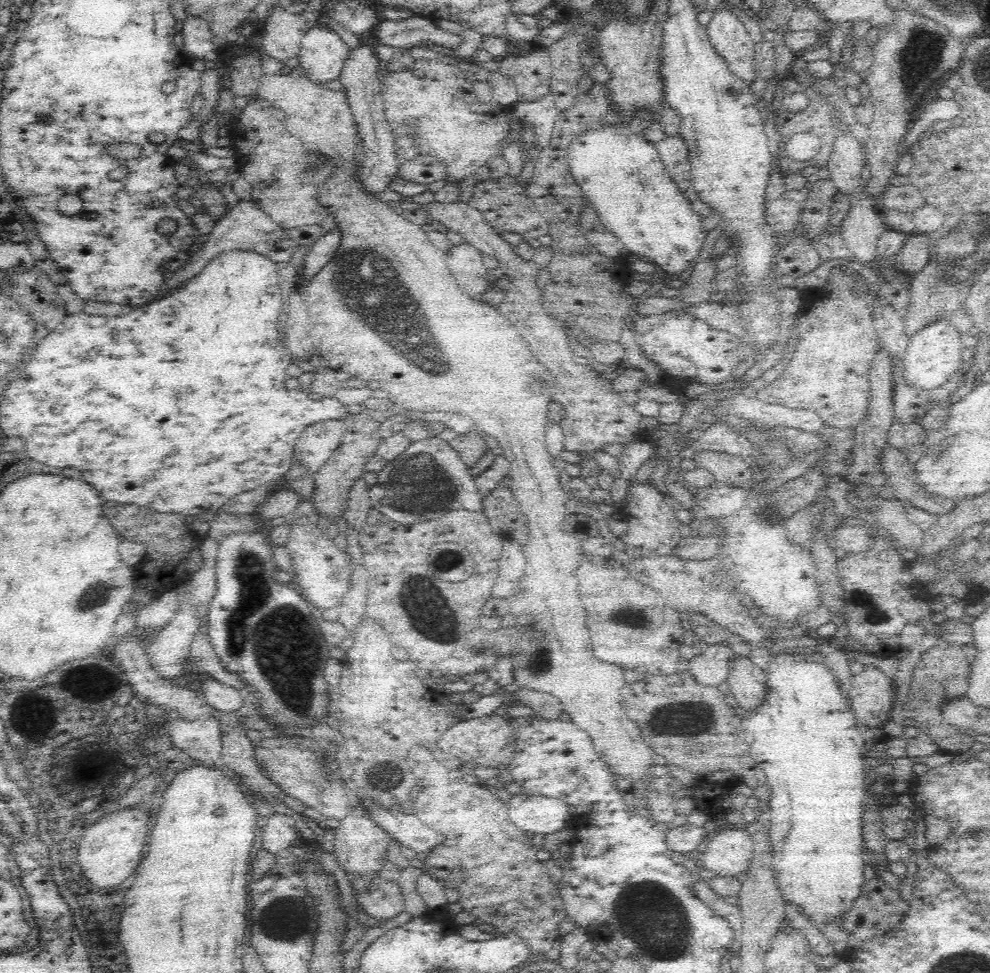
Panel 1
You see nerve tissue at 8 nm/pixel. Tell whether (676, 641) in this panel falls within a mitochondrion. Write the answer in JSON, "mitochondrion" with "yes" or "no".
{"mitochondrion":"no"}

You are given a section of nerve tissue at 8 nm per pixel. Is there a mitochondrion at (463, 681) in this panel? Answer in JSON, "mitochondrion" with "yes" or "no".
{"mitochondrion":"no"}

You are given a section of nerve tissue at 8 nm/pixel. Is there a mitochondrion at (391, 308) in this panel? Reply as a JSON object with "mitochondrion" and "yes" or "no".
{"mitochondrion":"yes"}

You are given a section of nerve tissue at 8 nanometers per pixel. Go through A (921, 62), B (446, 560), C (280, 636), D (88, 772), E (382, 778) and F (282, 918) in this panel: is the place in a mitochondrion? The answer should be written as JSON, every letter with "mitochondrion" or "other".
{"A":"mitochondrion","B":"mitochondrion","C":"mitochondrion","D":"other","E":"mitochondrion","F":"mitochondrion"}

